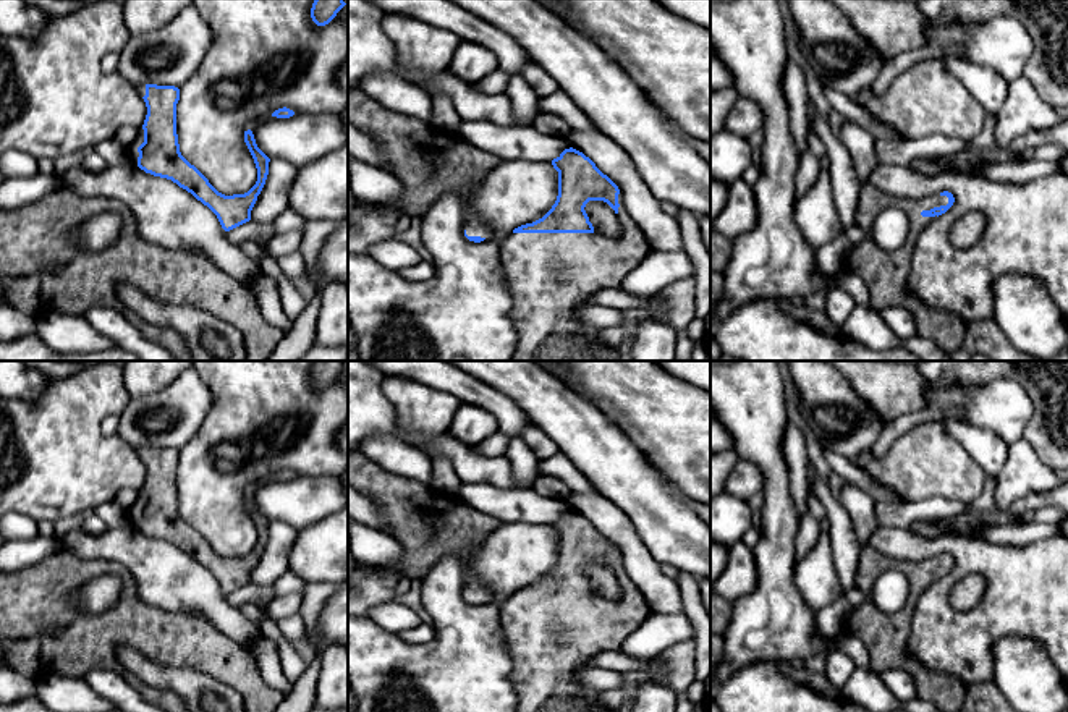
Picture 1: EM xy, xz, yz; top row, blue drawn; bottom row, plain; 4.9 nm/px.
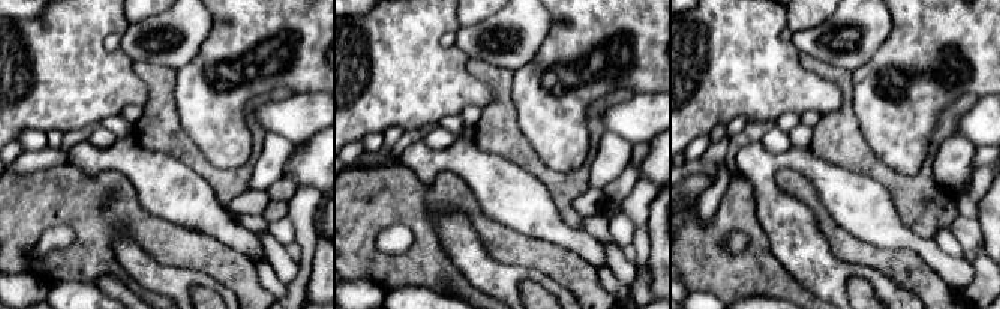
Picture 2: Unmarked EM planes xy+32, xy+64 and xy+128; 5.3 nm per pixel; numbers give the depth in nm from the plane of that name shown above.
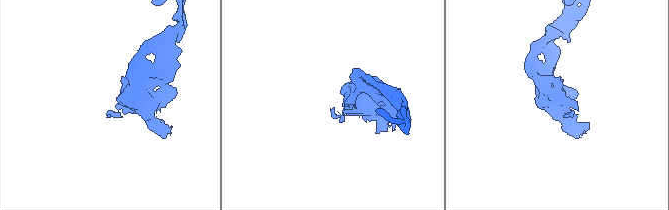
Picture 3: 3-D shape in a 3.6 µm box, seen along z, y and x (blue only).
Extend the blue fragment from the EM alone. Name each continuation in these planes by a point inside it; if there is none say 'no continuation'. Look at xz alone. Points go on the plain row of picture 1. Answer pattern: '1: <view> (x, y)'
1: xz (542, 672)

